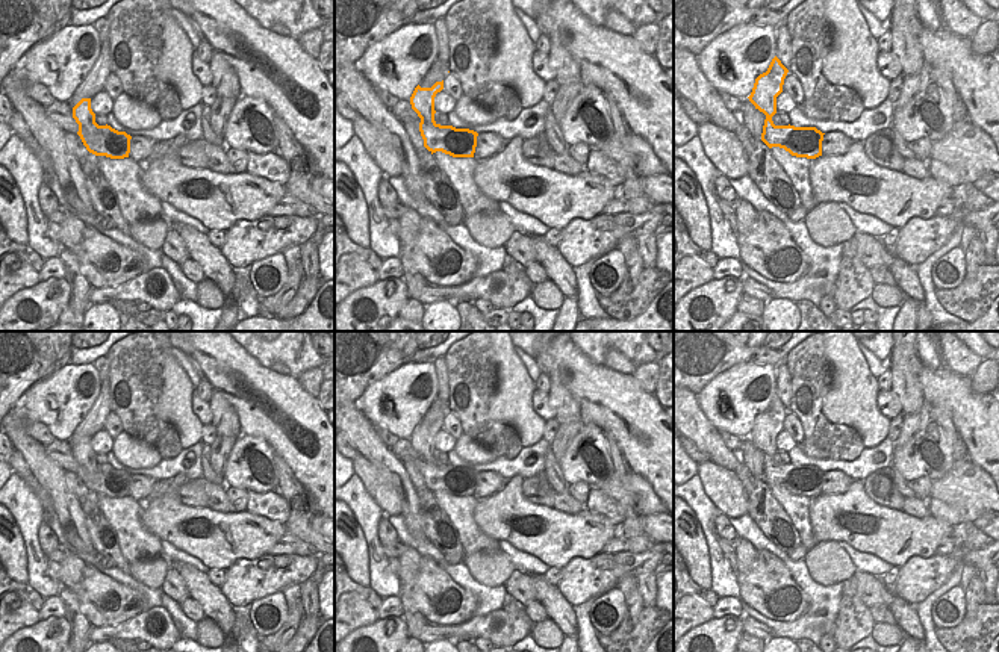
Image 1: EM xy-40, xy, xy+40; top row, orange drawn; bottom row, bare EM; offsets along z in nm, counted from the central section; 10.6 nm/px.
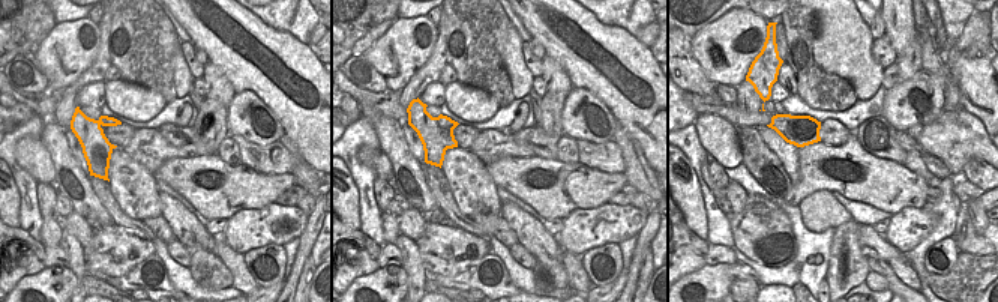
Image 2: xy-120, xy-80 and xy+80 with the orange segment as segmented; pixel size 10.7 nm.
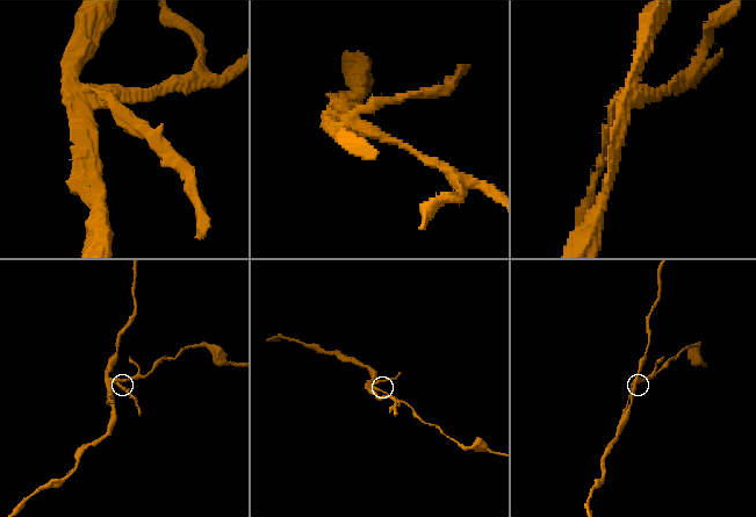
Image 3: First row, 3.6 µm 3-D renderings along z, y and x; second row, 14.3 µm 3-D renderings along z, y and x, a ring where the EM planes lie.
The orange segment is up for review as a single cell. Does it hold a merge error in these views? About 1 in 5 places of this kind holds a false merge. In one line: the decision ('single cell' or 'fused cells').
fused cells

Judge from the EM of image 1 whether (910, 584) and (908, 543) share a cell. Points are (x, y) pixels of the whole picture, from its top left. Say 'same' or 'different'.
different

